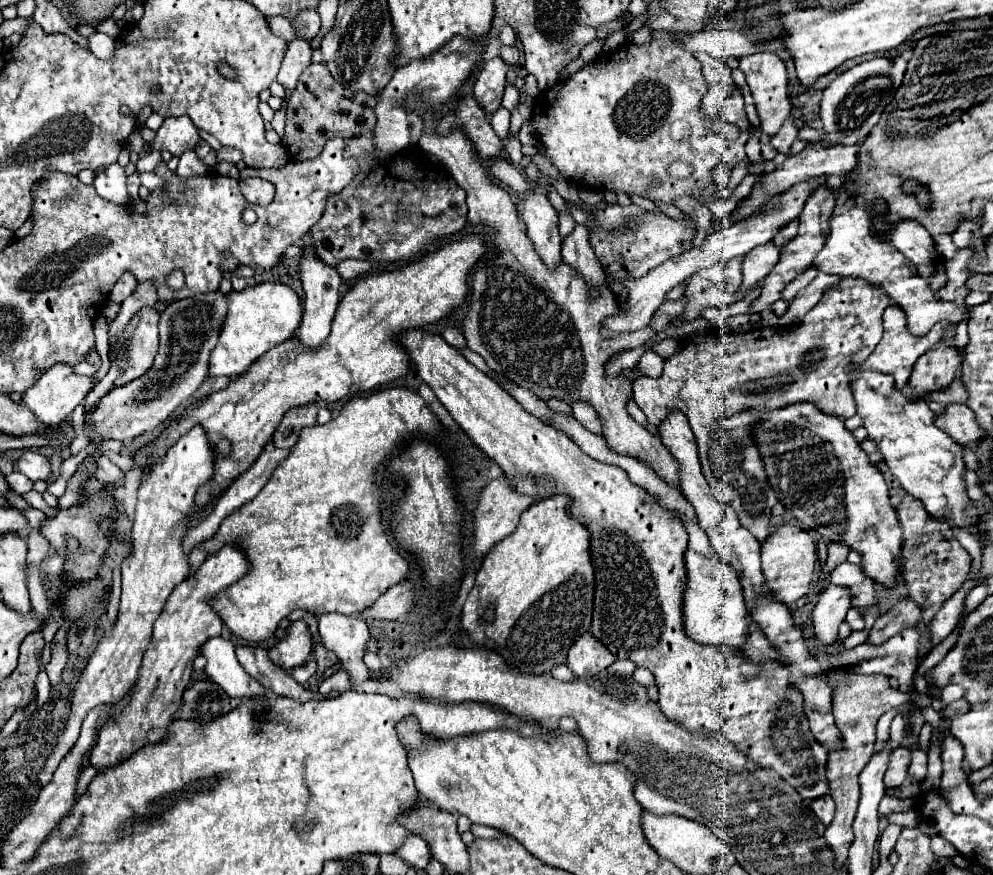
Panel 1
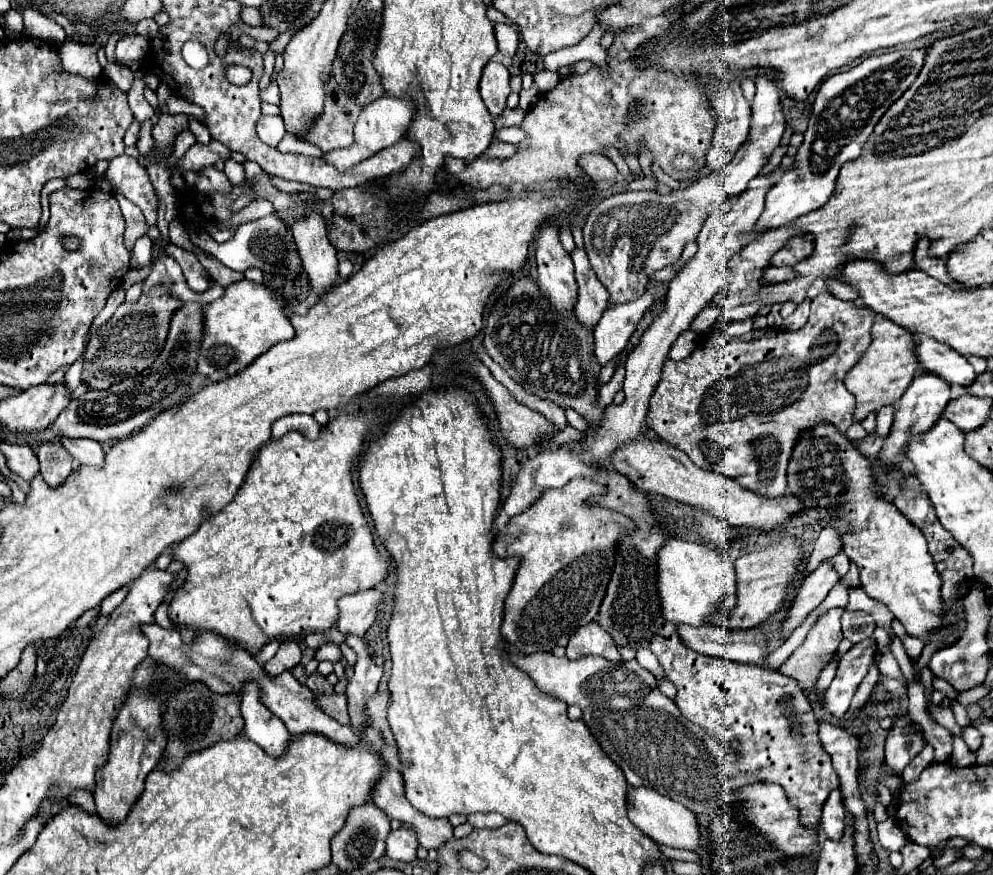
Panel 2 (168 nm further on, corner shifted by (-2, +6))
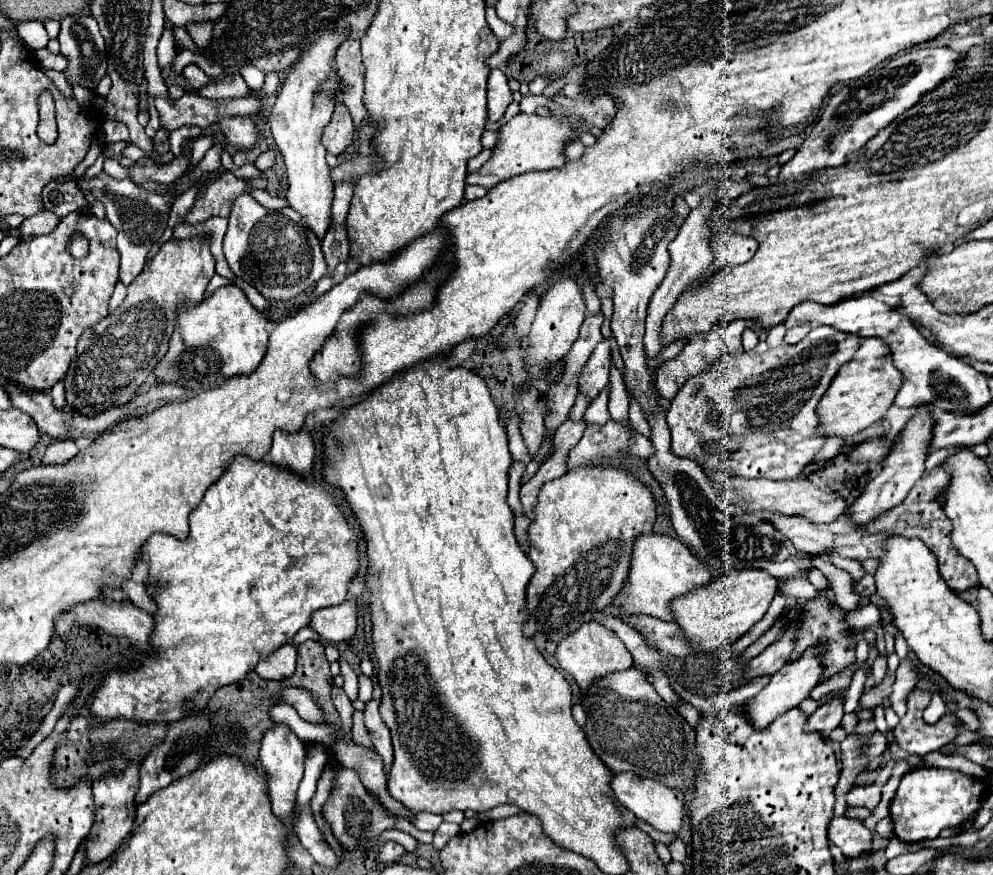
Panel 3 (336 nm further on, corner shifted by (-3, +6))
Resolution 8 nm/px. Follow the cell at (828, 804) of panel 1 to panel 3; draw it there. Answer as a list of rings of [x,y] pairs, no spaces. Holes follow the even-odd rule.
[[[833,816],[829,826],[829,840],[841,848],[847,858],[855,858],[861,852],[871,850],[871,832],[863,826],[863,822],[855,822],[847,816]]]

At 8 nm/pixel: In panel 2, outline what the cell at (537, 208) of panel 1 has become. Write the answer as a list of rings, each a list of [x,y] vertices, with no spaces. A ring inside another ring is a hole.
[[[542,226],[536,240],[538,288],[548,298],[554,310],[572,312],[578,298],[578,284],[574,278],[574,264],[570,254],[562,248],[558,228]]]

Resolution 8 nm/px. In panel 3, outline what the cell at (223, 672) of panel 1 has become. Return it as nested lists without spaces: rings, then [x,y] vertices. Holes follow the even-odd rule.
[[[275,724],[269,730],[265,730],[259,750],[261,766],[269,780],[269,794],[273,804],[273,814],[279,818],[289,820],[295,808],[295,796],[299,782],[303,778],[303,760],[305,760],[305,744],[293,734],[293,730],[287,724]]]

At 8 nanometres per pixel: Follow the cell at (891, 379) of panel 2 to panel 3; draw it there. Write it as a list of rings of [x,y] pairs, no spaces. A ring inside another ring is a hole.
[[[865,338],[859,346],[857,354],[841,366],[837,376],[833,378],[829,390],[823,394],[817,414],[821,418],[821,432],[827,436],[853,436],[863,428],[879,422],[889,406],[897,390],[901,388],[901,370],[893,366],[893,356],[881,338]]]

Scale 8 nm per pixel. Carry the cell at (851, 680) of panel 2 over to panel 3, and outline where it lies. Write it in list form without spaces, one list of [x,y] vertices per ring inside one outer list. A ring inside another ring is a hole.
[[[837,694],[831,698],[831,702],[821,704],[811,716],[809,722],[805,726],[807,732],[821,732],[821,734],[829,734],[833,728],[839,726],[841,718],[843,718],[843,706],[841,706],[841,698],[843,694]]]

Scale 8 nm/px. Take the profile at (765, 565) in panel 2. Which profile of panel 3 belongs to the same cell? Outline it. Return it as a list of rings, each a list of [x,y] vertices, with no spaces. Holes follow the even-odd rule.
[[[733,570],[733,574],[713,578],[709,586],[697,588],[687,596],[675,598],[671,608],[675,614],[675,622],[681,626],[691,646],[697,652],[713,652],[735,644],[743,634],[747,634],[747,630],[765,616],[775,592],[777,580],[765,570]]]

